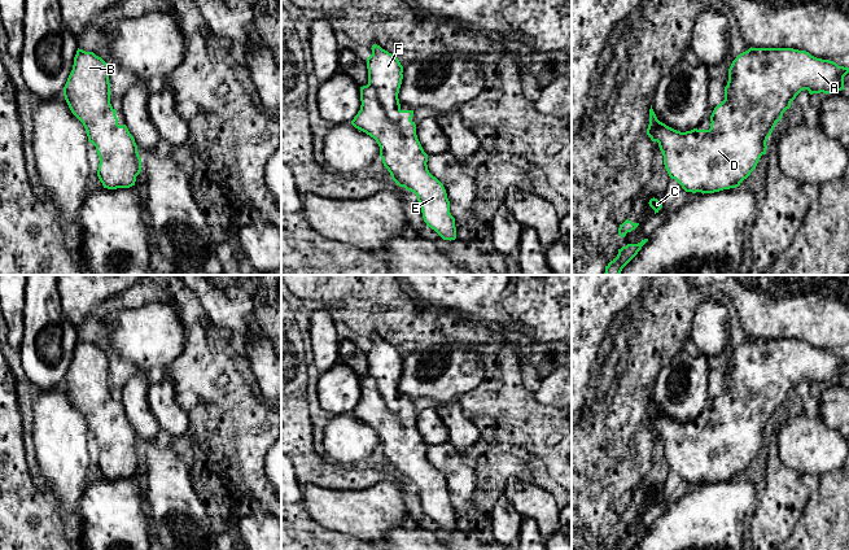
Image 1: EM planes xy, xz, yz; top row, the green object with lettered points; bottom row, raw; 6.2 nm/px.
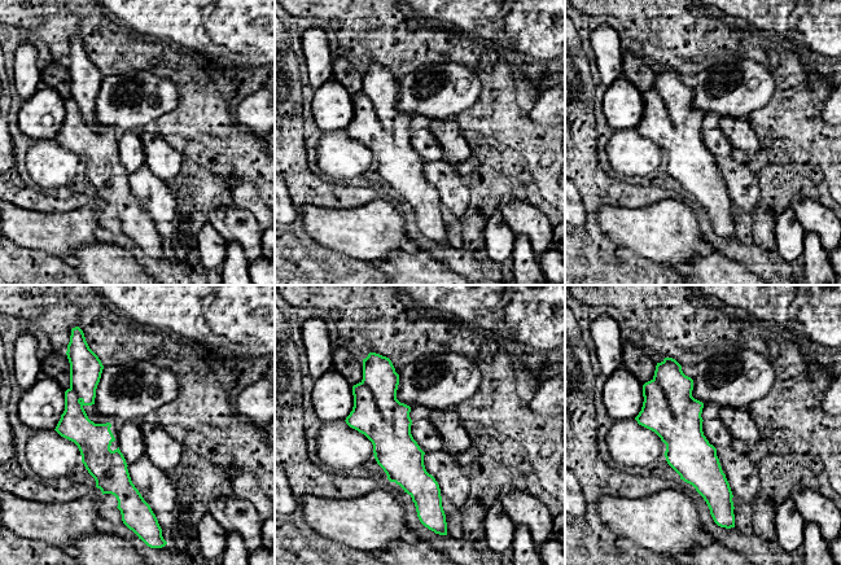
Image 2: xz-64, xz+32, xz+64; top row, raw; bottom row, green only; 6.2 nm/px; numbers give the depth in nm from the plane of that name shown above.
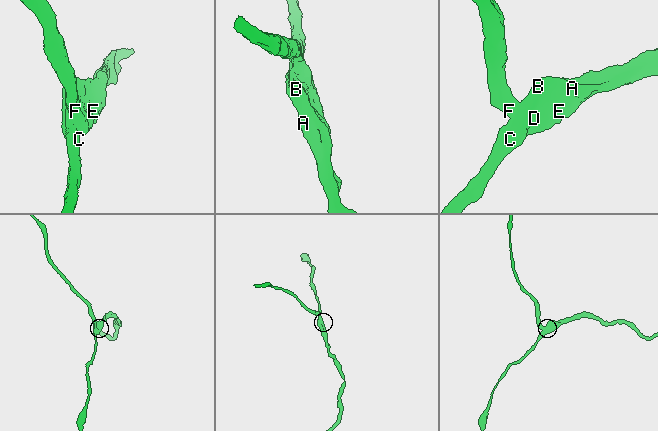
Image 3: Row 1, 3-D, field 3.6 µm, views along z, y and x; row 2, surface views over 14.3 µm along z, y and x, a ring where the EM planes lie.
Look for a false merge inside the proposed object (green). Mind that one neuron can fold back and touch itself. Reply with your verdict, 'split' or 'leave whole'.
leave whole

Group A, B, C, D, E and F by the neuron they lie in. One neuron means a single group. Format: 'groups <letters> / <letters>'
groups A B C D E F

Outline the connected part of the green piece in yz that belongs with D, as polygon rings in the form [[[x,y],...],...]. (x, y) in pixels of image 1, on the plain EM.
[[[750,337],[732,352],[725,390],[714,398],[709,420],[677,422],[660,412],[651,396],[647,425],[658,433],[669,467],[686,483],[704,485],[736,479],[766,445],[767,428],[796,387],[804,380],[810,385],[845,380],[844,367],[848,363],[849,358],[817,349],[805,341]]]

